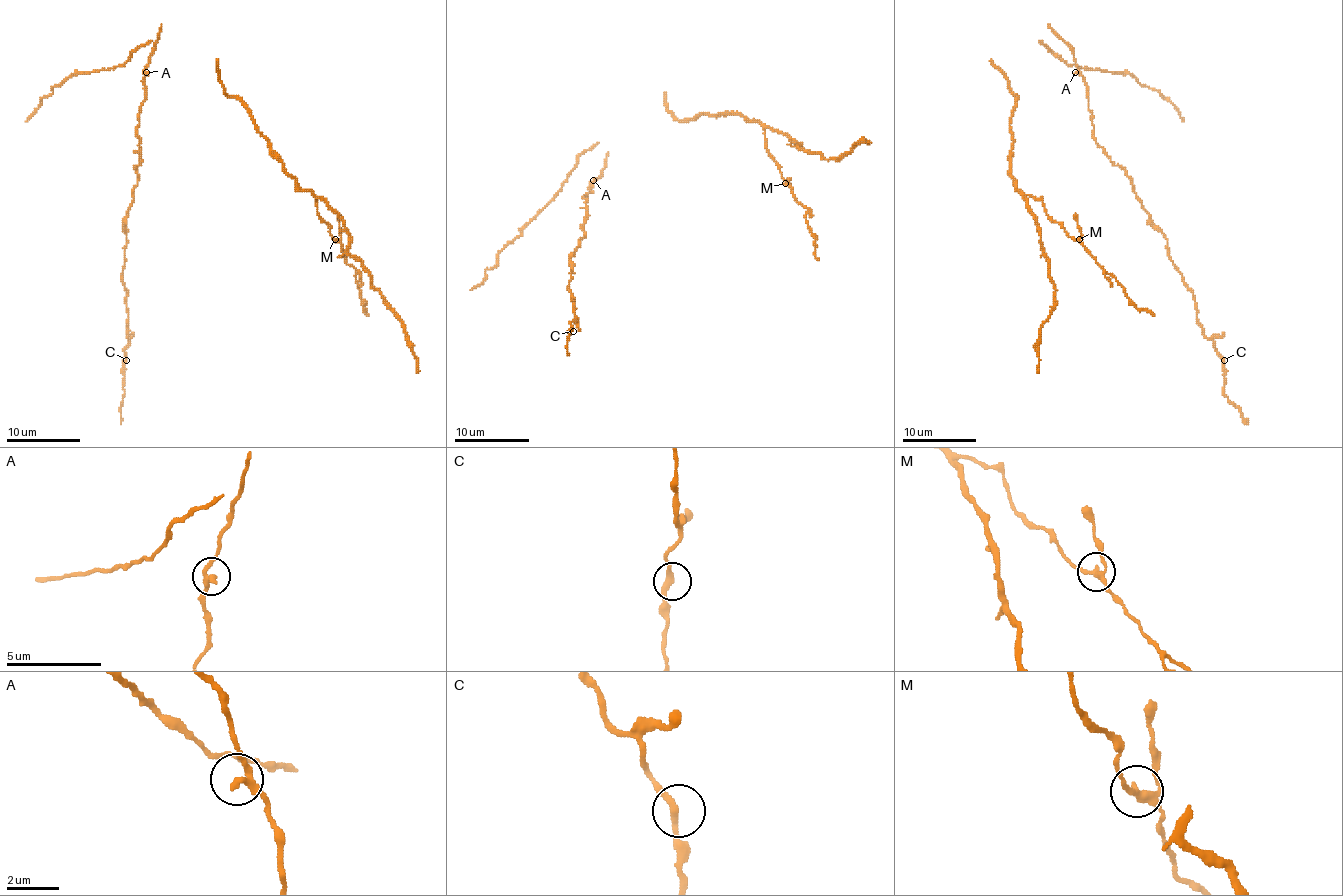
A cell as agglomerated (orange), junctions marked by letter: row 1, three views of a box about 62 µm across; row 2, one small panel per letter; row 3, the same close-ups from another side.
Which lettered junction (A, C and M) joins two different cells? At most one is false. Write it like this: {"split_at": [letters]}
{"split_at": []}

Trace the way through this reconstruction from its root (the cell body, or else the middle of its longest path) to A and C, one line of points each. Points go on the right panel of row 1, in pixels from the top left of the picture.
A: (1048, 28), (1070, 48), (1077, 68), (1075, 72)
C: (1048, 28), (1085, 79), (1096, 141), (1125, 169), (1167, 240), (1196, 323), (1224, 360)

